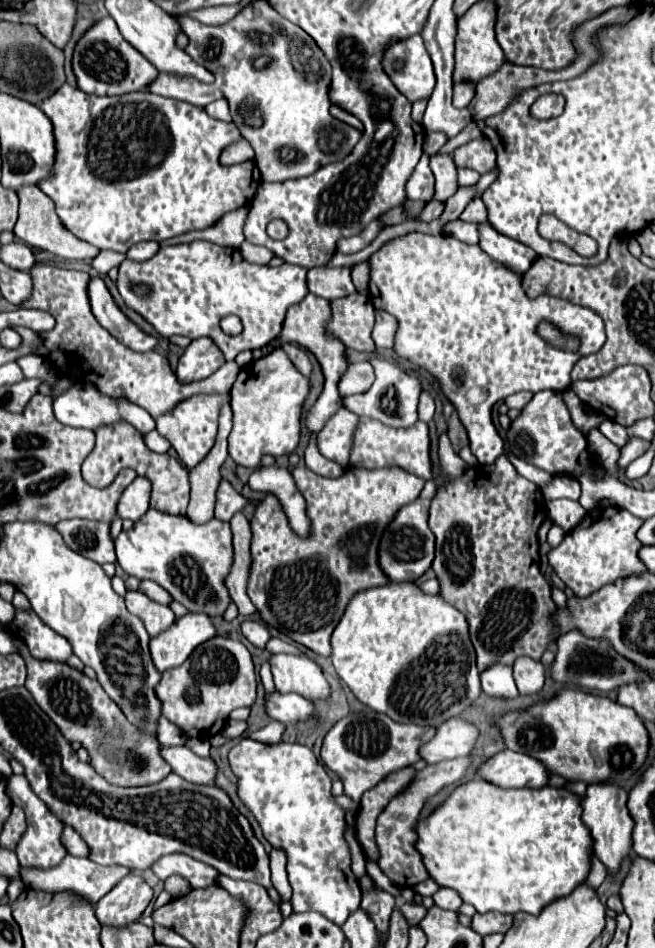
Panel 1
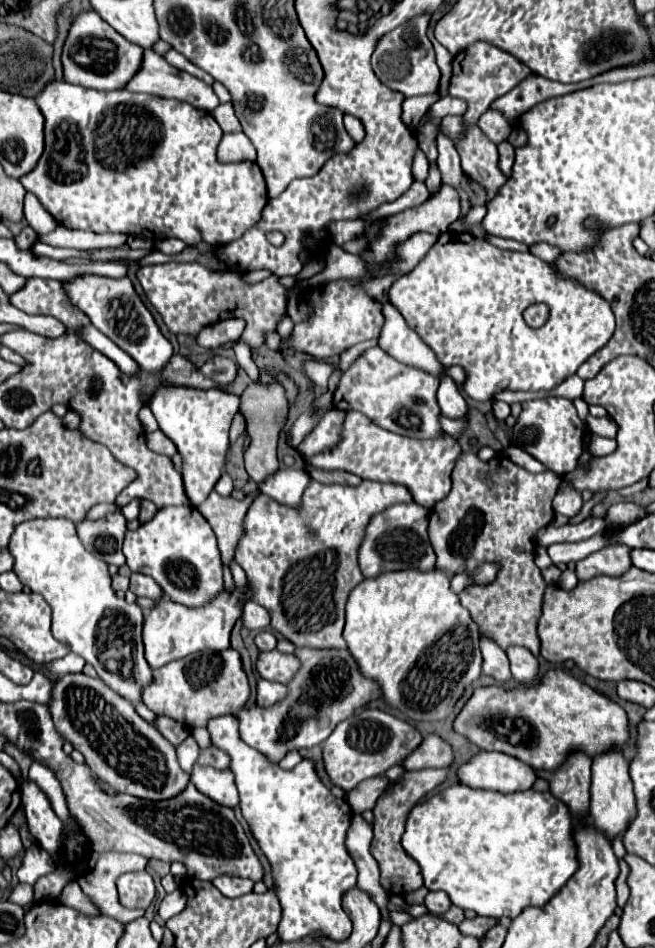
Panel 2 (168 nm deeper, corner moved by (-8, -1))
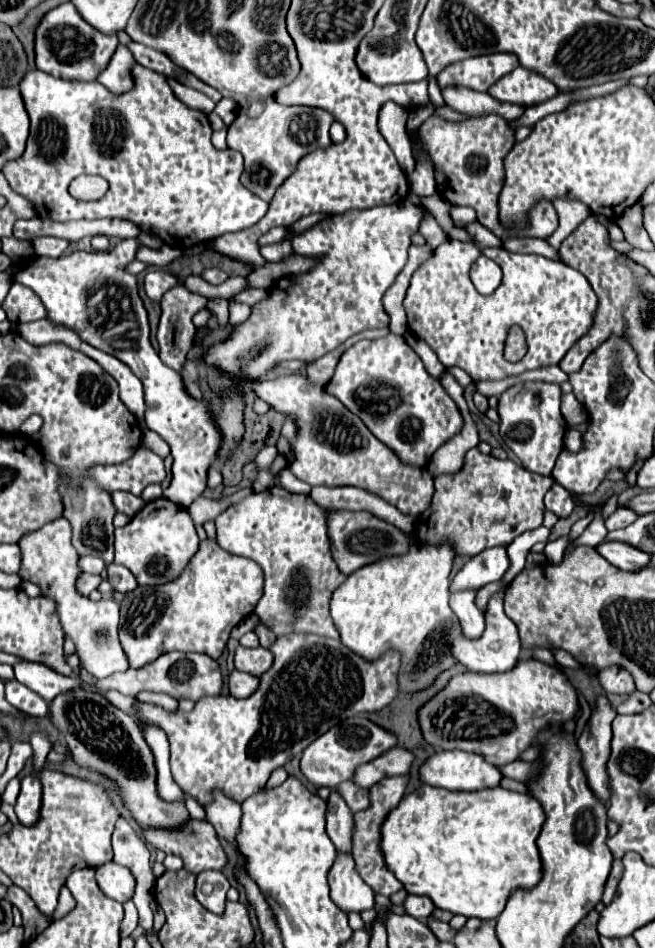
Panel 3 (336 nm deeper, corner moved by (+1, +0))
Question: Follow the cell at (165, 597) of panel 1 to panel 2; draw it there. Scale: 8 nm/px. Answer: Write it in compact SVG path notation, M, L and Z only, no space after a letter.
M140 573L130 575L130 591L138 597L140 595L150 597L150 599L162 597L162 589L158 589L158 583L152 577L146 577L146 575L140 575Z

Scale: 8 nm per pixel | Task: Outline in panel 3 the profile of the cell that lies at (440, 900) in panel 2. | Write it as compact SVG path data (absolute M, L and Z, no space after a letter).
M413 894L407 896L405 910L407 910L407 914L415 916L417 920L427 922L427 918L429 918L431 912L433 912L433 908L435 908L435 906L433 906L433 902L431 902L427 896L413 896Z

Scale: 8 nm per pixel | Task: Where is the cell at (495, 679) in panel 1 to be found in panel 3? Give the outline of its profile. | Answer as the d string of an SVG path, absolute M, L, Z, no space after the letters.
M473 590L453 592L449 606L457 614L457 618L461 620L465 636L469 636L471 640L481 636L481 632L485 630L485 618L483 618L481 610L475 606L475 592Z

